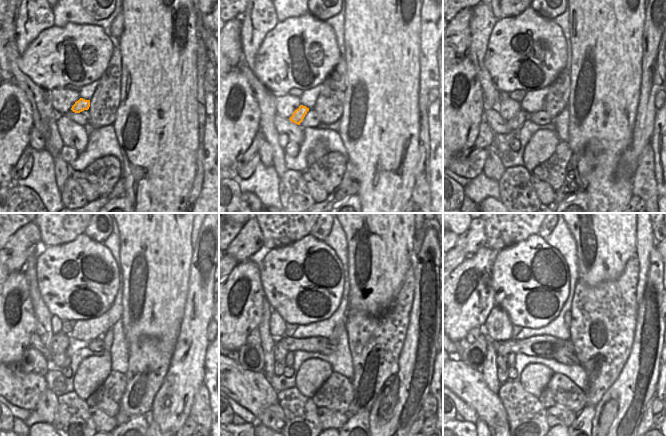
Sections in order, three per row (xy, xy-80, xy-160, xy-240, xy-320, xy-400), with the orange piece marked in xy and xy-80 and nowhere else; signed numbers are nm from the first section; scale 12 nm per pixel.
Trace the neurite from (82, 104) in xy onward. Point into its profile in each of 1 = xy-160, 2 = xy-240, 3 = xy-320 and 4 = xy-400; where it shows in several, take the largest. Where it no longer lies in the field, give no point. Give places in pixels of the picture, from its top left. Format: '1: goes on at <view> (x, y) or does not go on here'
1: goes on at xy-160 (516, 122)
2: goes on at xy-240 (57, 360)
3: goes on at xy-320 (279, 366)
4: goes on at xy-400 (502, 370)

